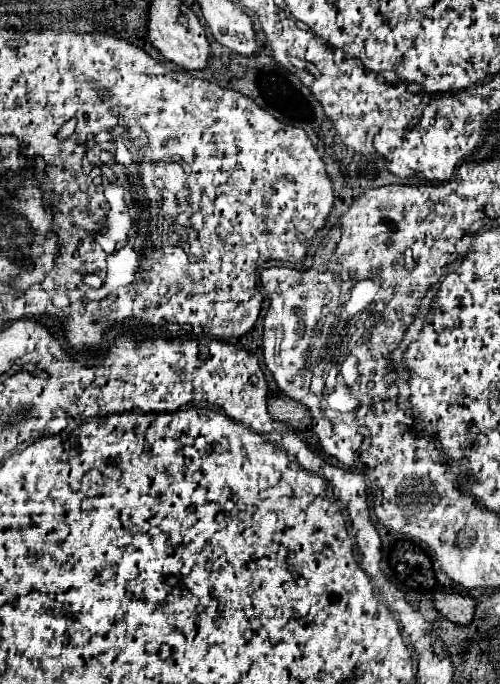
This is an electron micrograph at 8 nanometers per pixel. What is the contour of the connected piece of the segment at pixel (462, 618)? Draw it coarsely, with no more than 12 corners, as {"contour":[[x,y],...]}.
{"contour":[[436,593],[434,605],[452,623],[470,625],[468,593]]}

